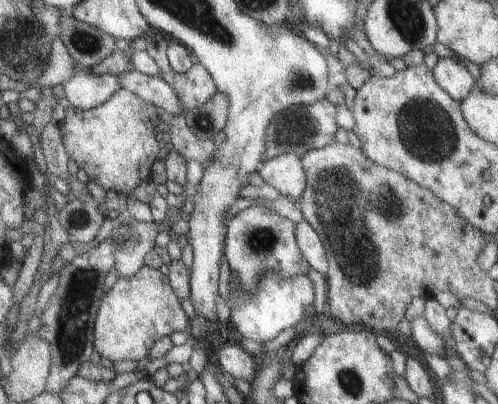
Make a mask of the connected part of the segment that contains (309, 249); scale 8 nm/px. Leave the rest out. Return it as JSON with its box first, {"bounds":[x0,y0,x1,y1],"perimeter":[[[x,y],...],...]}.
{"bounds":[297,220,331,276],"perimeter":[[[306,220],[297,224],[297,242],[303,256],[308,260],[312,269],[324,276],[330,275],[331,264],[327,256],[327,246],[314,226]]]}

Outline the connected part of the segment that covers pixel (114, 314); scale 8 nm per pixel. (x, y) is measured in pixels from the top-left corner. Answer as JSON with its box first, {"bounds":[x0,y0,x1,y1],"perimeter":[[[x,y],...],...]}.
{"bounds":[95,265,190,363],"perimeter":[[[146,265],[138,275],[120,276],[103,297],[95,323],[95,350],[106,363],[147,359],[158,340],[174,332],[189,330],[190,320],[181,301],[162,270]]]}

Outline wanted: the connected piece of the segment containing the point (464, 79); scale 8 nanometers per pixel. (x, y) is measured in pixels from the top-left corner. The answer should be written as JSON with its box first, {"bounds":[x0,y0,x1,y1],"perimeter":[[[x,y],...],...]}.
{"bounds":[433,56,476,102],"perimeter":[[[457,56],[439,59],[433,72],[442,89],[458,101],[463,102],[476,84],[464,62]]]}

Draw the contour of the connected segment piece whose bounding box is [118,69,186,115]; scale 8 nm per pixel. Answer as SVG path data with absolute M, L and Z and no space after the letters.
M137 69L125 71L118 76L121 76L119 80L122 89L134 92L145 102L151 103L172 115L186 114L177 91L161 77L152 77L139 72Z

